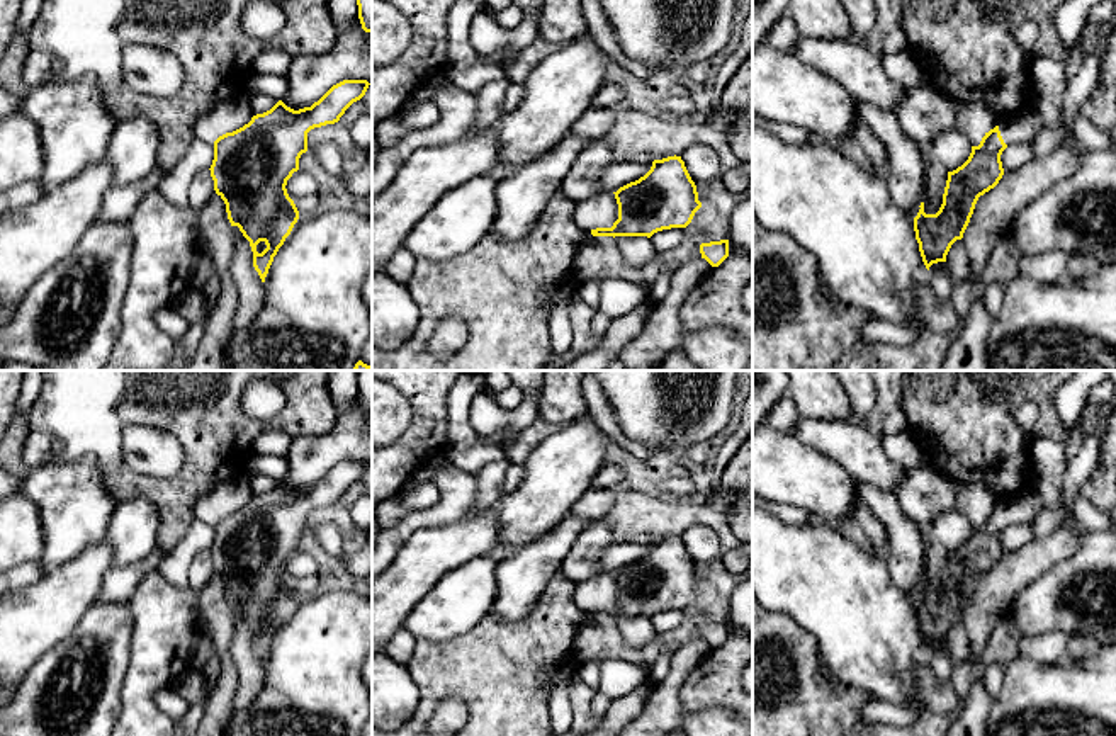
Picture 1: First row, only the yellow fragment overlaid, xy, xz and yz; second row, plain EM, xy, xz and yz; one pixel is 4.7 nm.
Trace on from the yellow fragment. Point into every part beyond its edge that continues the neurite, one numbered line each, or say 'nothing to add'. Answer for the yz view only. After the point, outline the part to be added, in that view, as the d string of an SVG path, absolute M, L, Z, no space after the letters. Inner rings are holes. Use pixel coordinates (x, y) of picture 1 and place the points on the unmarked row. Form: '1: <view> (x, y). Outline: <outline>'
1: yz (1026, 505). Outline: M1034 484L1019 491L1016 496L997 501L1004 524L1033 524L1043 510L1043 500Z

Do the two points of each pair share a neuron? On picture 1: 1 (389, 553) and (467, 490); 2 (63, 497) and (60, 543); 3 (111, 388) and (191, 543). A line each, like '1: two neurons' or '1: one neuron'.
1: one neuron
2: one neuron
3: two neurons

